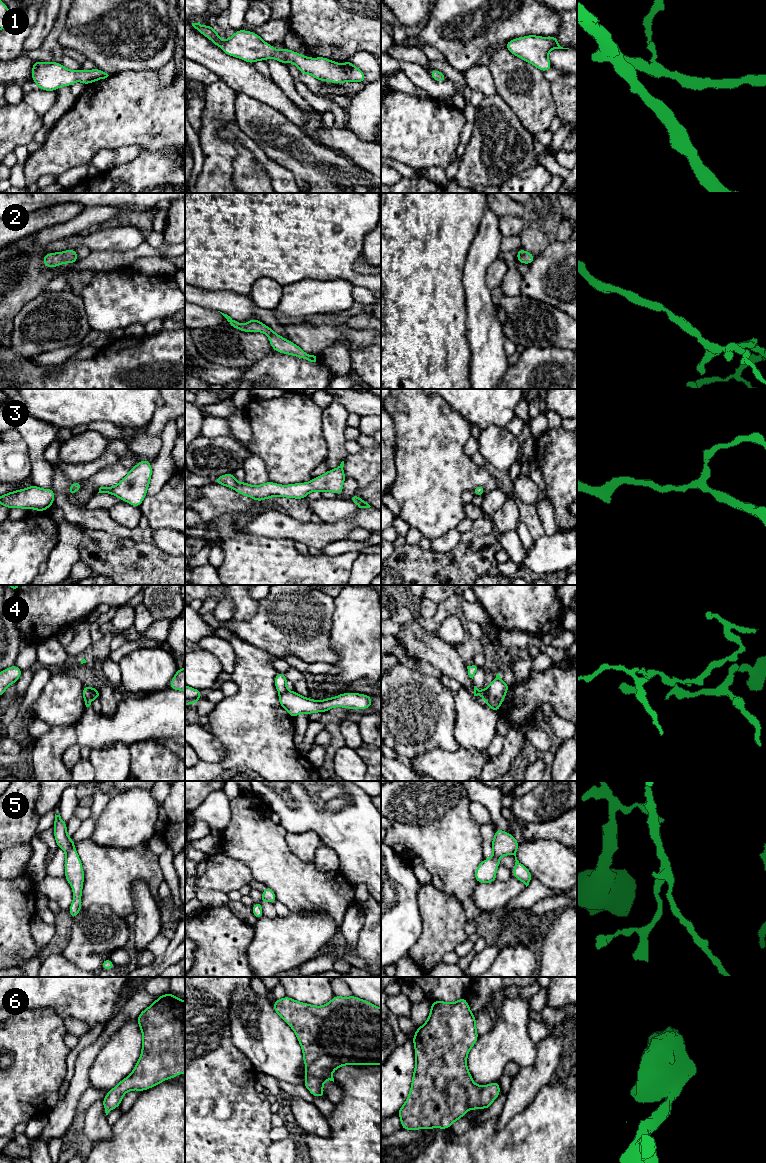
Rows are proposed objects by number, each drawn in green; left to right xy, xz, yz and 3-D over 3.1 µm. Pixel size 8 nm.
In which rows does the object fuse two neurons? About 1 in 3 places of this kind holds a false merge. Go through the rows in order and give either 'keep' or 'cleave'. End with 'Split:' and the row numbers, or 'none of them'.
1: keep
2: keep
3: keep
4: cleave
5: keep
6: keep
Split: 4

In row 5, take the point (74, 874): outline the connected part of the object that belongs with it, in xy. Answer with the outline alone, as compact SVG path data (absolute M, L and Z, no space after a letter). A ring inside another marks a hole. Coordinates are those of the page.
M55 814L54 837L57 847L66 852L65 860L65 879L69 882L73 890L73 902L69 908L72 919L79 915L82 907L81 895L84 881L84 871L81 860L76 852L74 841L67 835L67 824L61 819L60 814Z

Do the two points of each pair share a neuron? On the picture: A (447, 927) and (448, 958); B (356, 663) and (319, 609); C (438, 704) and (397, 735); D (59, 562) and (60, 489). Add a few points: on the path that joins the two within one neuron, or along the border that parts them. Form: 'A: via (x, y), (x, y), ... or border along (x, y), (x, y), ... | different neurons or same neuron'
A: border along (453, 950), (447, 951), (441, 961) | different neurons
B: border along (334, 604), (330, 633), (330, 647), (333, 650) | different neurons
C: via (428, 706), (407, 725) | same neuron
D: border along (54, 503), (69, 521), (77, 524) | different neurons

